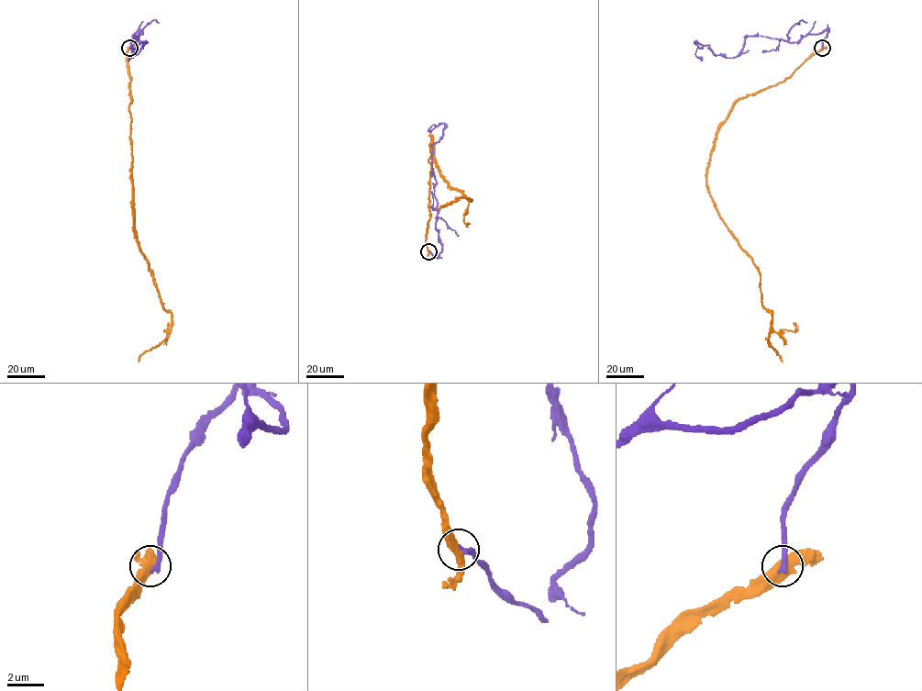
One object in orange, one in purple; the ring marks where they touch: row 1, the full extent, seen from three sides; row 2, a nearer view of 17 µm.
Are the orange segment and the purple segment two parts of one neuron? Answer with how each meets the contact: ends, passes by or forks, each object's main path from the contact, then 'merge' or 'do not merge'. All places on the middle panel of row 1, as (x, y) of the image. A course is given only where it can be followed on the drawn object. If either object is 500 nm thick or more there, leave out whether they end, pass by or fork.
orange passes by; purple ends; course orange (428, 251), (431, 135), (432, 158), (440, 175), (471, 201), (460, 197), (438, 211); course purple (428, 251), (438, 258), (442, 250), (431, 173), (432, 146), (442, 138), (444, 124), (433, 124), (427, 130); do not merge

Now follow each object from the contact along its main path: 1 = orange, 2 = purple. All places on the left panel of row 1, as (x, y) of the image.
1: (129, 49), (126, 53), (131, 97), (133, 231), (161, 305), (172, 317), (169, 334), (142, 353), (138, 362)
2: (129, 49), (138, 29), (143, 34), (137, 42), (137, 36), (132, 39), (132, 58), (145, 43), (128, 61)

